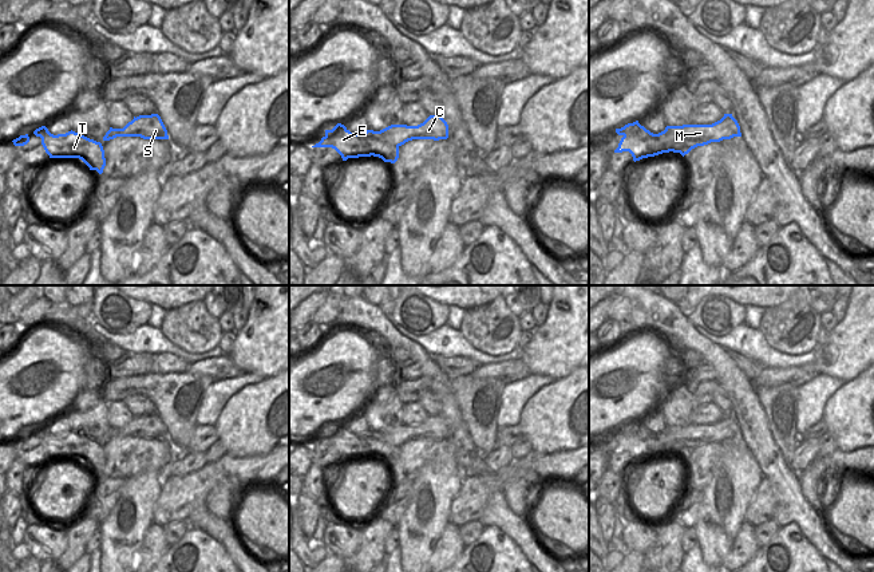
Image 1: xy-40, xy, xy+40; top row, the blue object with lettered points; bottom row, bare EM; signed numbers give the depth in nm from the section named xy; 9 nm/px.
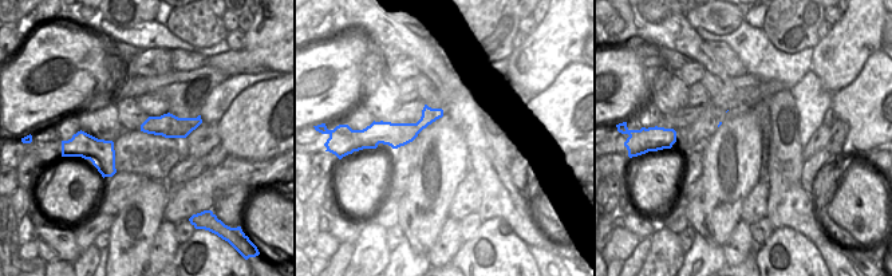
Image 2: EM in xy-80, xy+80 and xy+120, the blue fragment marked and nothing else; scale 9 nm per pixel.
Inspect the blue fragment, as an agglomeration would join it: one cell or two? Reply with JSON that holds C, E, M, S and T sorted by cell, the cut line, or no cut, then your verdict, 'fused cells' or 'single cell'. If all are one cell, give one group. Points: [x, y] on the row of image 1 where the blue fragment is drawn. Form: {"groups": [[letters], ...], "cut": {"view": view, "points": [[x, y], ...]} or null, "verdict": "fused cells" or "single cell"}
{"groups": [["C", "E", "M", "S"], ["T"]], "cut": {"view": "xy+40", "points": [[661, 131], [676, 141], [692, 141], [699, 145]]}, "verdict": "fused cells"}

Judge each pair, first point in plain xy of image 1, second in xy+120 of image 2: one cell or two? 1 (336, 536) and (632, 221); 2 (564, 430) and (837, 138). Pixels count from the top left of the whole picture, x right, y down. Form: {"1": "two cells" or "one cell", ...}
{"1": "one cell", "2": "two cells"}

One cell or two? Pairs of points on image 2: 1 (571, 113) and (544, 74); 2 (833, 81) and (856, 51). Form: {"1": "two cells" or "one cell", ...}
{"1": "two cells", "2": "one cell"}

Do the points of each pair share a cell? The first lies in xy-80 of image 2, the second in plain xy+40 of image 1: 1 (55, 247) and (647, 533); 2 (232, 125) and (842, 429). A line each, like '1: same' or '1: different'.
1: same
2: same

